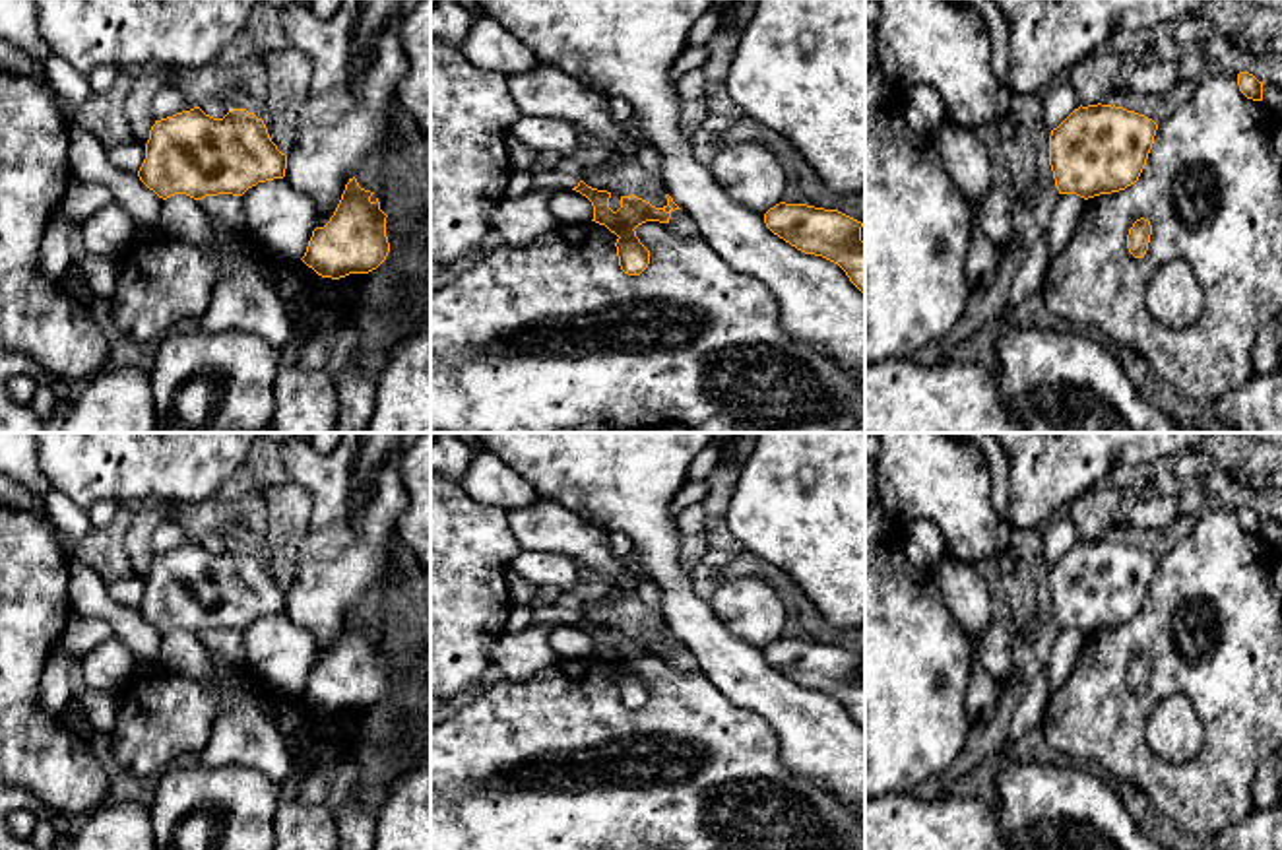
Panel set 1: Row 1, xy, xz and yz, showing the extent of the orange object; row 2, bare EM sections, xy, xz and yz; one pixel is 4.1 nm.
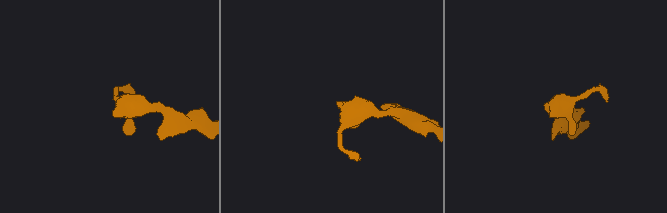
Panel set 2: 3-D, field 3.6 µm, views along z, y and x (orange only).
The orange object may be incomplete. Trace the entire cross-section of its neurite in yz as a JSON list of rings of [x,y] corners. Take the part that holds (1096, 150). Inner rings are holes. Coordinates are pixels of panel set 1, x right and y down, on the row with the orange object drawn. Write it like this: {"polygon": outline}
{"polygon": [[[1080,105],[1049,136],[1049,165],[1059,194],[1088,200],[1135,184],[1156,130],[1152,118],[1135,111]]]}

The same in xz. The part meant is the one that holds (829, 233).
{"polygon": [[[780,202],[764,213],[766,227],[805,254],[838,264],[865,295],[863,223],[838,212]]]}

